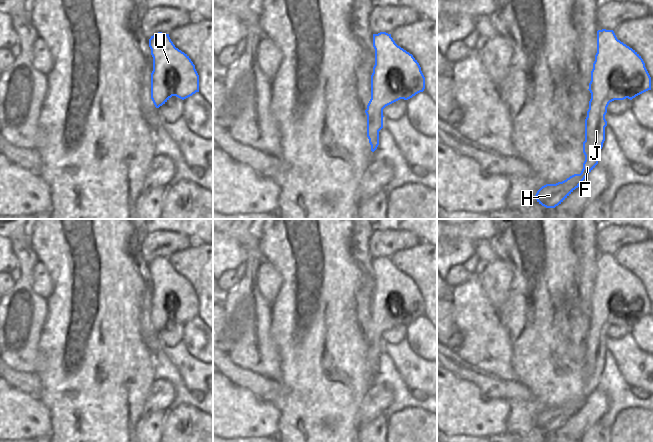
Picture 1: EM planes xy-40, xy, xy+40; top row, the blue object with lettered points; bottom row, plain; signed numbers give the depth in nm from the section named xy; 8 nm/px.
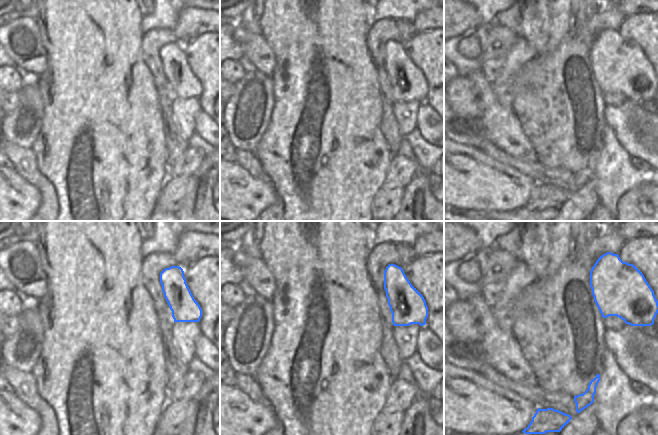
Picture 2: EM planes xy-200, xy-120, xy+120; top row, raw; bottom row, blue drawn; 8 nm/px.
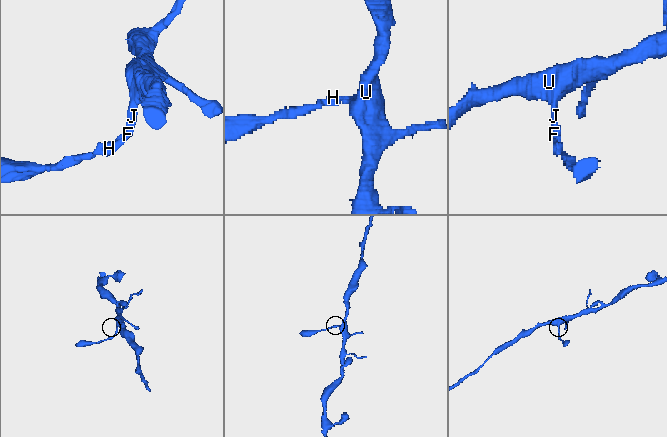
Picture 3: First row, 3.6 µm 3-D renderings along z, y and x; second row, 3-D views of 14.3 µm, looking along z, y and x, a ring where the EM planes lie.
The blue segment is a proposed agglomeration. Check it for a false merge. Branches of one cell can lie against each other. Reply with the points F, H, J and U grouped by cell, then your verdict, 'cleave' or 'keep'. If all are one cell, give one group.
F H J U; keep

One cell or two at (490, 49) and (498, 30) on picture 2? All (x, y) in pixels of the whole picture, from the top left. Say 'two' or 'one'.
one

